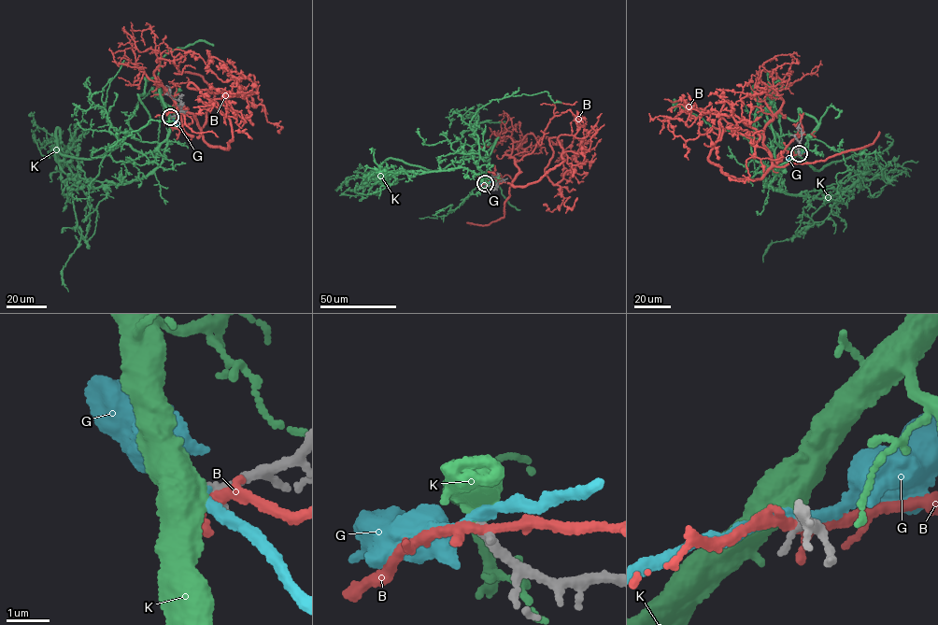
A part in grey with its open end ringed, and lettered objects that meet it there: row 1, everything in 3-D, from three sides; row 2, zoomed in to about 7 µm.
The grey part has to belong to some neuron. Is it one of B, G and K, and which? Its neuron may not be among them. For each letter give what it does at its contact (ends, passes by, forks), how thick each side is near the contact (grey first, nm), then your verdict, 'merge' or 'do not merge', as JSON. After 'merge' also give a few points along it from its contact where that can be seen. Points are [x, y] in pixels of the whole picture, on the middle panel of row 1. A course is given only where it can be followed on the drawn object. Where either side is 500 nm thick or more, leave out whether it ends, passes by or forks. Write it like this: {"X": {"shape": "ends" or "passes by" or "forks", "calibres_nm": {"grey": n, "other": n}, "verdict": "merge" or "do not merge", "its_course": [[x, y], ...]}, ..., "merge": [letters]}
{"B": {"shape": "passes by", "calibres_nm": {"grey": 280, "other": 220}, "verdict": "do not merge"}, "G": {"shape": "passes by", "calibres_nm": {"grey": 240, "other": 240}, "verdict": "do not merge"}, "K": {"calibres_nm": {"grey": 280, "other": 650}, "verdict": "merge", "its_course": [[485, 183], [483, 176], [455, 167], [427, 173], [391, 171], [379, 178], [353, 175], [335, 190]]}, "merge": ["K"]}

